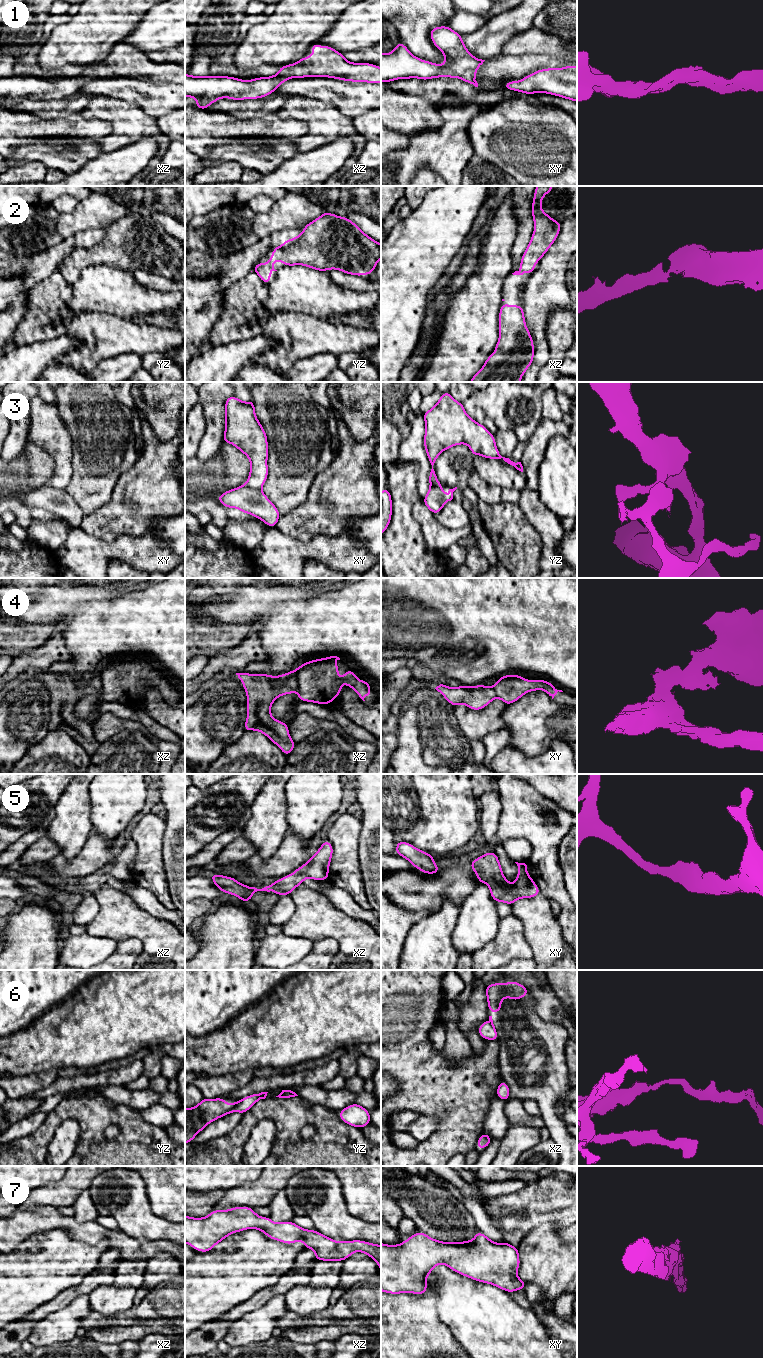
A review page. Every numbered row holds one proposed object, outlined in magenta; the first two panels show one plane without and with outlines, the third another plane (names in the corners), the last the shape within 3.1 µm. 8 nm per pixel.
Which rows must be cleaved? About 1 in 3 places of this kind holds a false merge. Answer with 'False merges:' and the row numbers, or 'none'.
False merges: 3, 4, 6

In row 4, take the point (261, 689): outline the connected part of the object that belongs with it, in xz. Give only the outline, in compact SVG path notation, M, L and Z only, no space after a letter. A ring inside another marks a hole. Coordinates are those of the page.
M297 669L279 676L269 674L250 674L236 673L243 684L247 695L247 718L244 725L244 731L259 731L267 736L275 745L277 745L284 755L288 756L295 748L296 743L289 735L288 724L275 720L271 715L271 705L275 699L286 694L298 691L299 682L297 678Z

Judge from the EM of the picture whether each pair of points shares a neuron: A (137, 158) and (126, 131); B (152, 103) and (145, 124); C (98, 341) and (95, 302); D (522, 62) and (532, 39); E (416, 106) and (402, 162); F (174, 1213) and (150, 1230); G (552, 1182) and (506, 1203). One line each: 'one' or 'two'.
A: two
B: two
C: two
D: two
E: two
F: two
G: one

